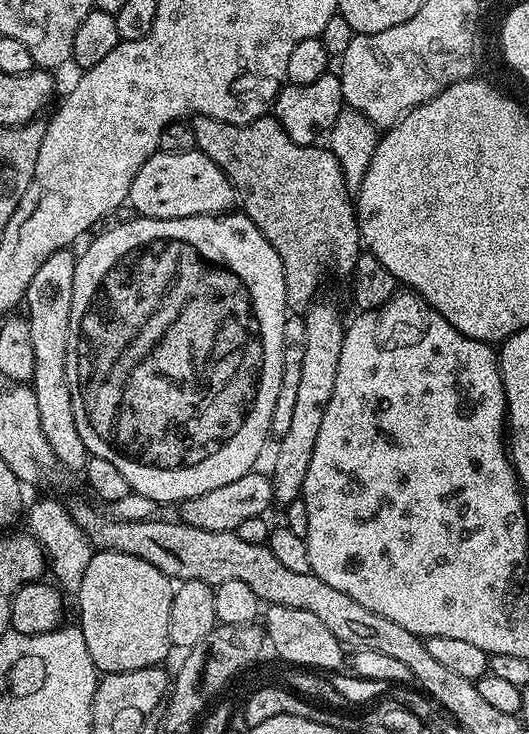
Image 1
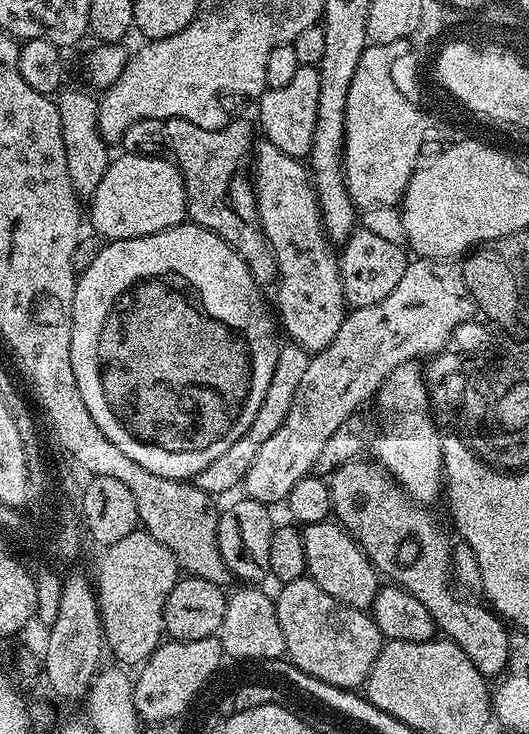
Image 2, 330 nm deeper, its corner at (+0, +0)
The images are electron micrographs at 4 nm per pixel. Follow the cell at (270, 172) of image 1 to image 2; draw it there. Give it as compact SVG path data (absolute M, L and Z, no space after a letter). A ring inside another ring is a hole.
M170 118L164 121L164 142L170 146L171 159L182 174L182 182L186 190L187 219L193 224L202 226L218 238L227 240L246 262L250 274L261 286L272 286L276 282L276 259L272 256L272 248L264 237L264 231L258 218L256 205L256 190L253 177L250 175L250 165L254 160L254 139L252 128L241 118L233 118L224 128L218 130L202 130L202 126L194 126L194 122L186 122L186 118Z

